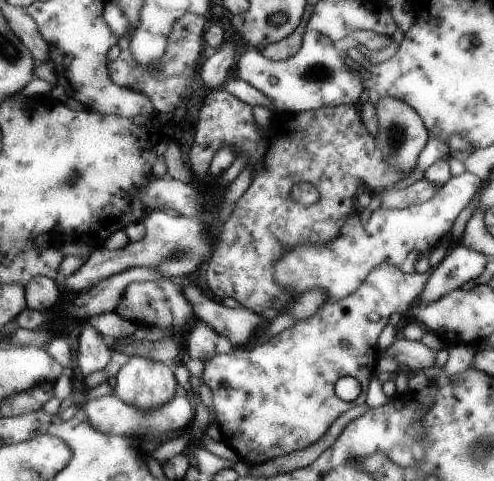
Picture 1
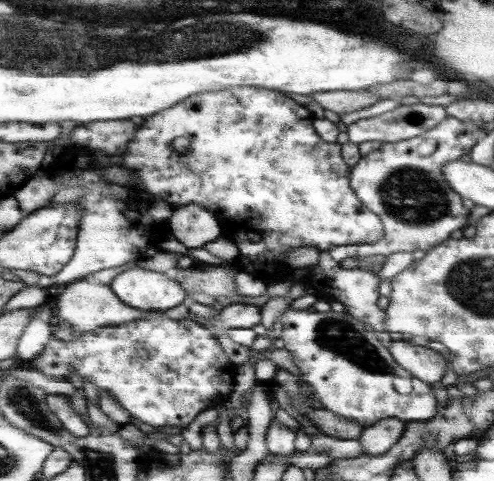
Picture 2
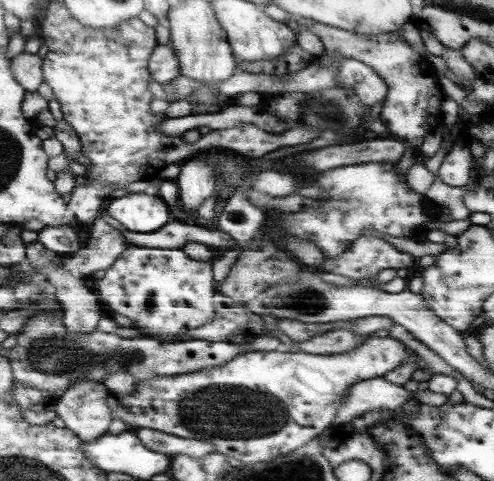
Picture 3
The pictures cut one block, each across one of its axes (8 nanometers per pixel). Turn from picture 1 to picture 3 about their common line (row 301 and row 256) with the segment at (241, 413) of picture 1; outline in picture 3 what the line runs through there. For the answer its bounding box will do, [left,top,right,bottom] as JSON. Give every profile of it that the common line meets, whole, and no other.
[321,236,415,280]

